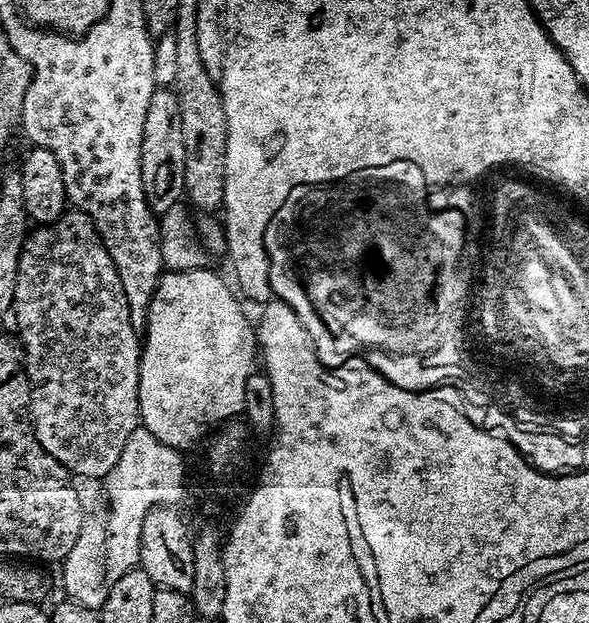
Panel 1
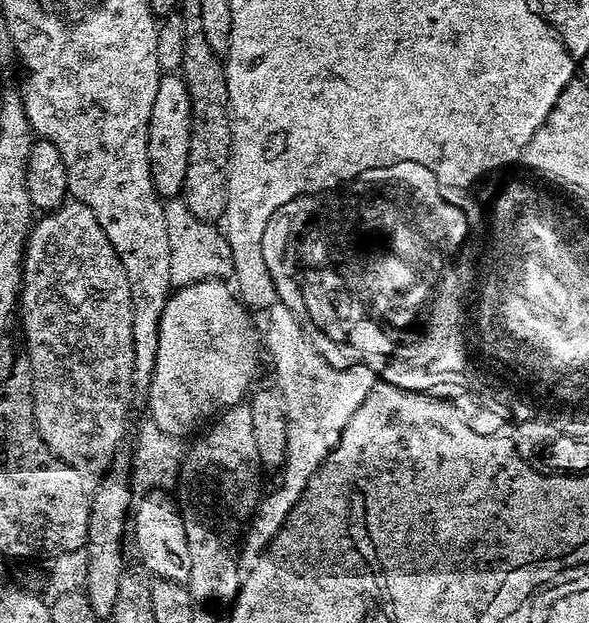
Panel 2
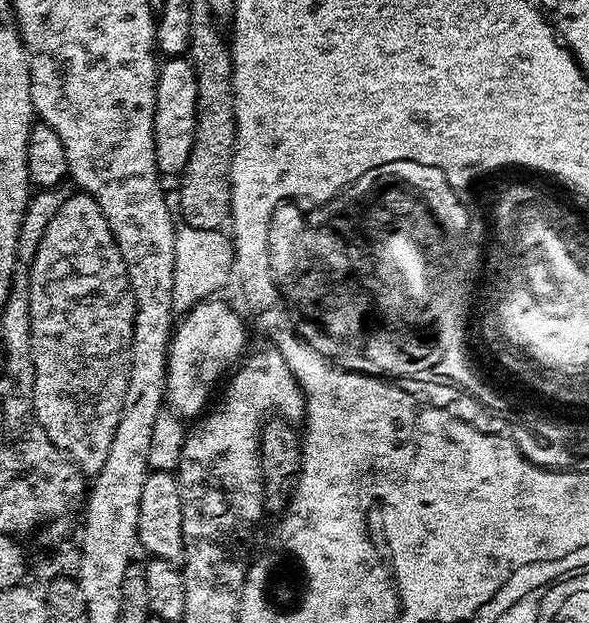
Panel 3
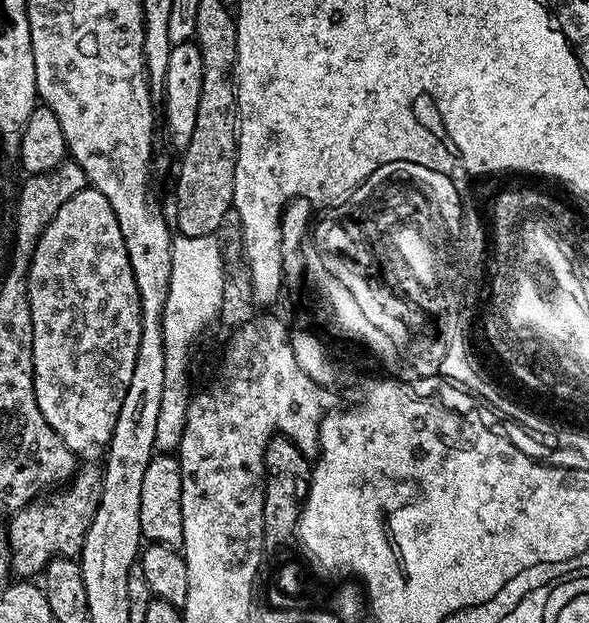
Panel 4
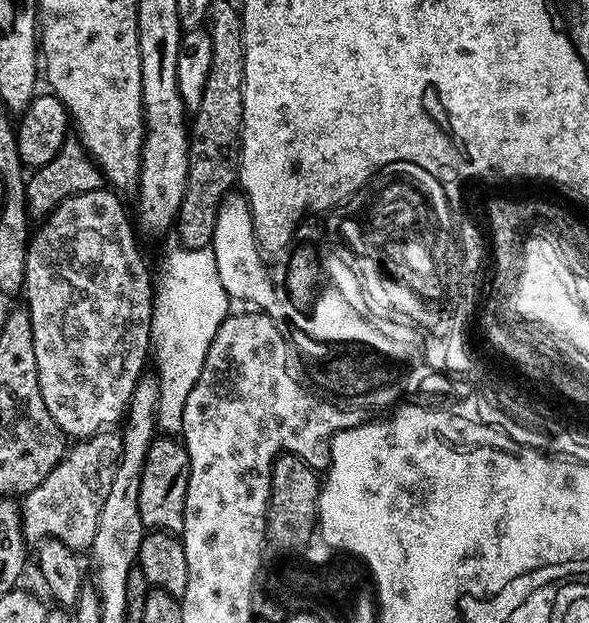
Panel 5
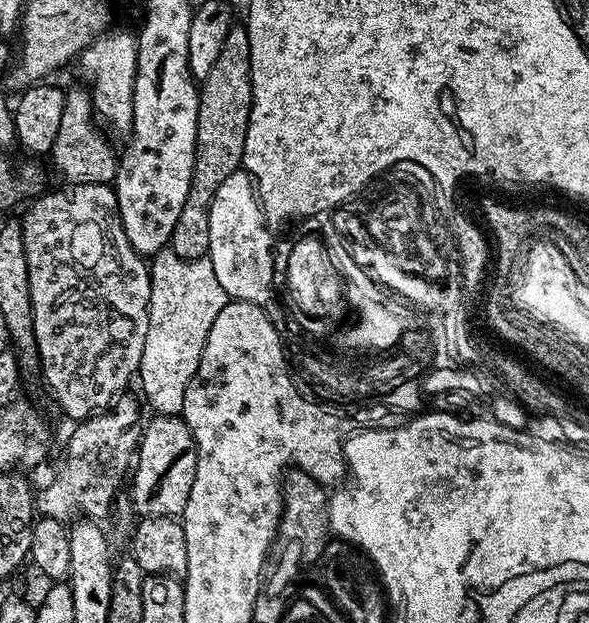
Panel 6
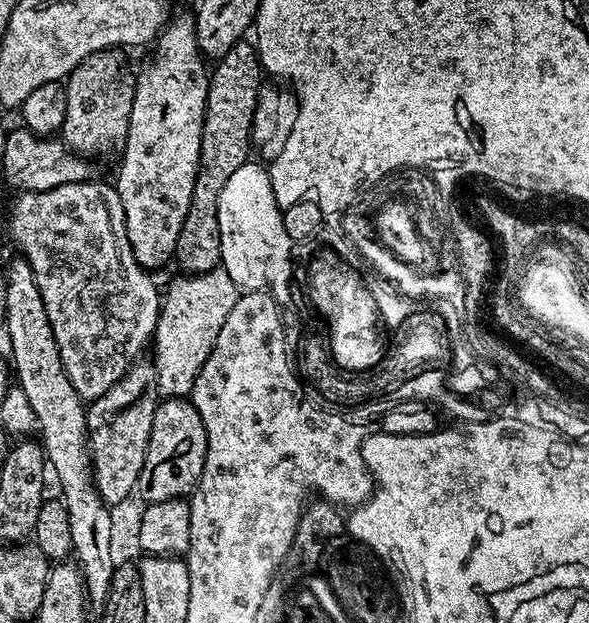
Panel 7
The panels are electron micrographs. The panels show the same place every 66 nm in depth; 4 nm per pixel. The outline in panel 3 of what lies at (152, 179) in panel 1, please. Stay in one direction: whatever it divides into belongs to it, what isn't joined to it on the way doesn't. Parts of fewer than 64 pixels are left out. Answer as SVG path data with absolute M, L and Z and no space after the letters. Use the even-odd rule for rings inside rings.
M187 55L167 57L159 65L156 74L156 105L154 106L156 165L165 177L179 177L190 158L190 150L194 146L196 133L197 106L198 78L191 59Z

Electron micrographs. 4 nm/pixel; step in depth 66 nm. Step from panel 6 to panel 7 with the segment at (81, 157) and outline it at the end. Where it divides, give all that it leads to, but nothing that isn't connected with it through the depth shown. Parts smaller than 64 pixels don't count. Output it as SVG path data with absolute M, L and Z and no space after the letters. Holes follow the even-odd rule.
M123 51L96 52L66 77L66 118L58 136L77 156L97 158L119 153L128 137L128 119L136 93L136 76L128 73Z

